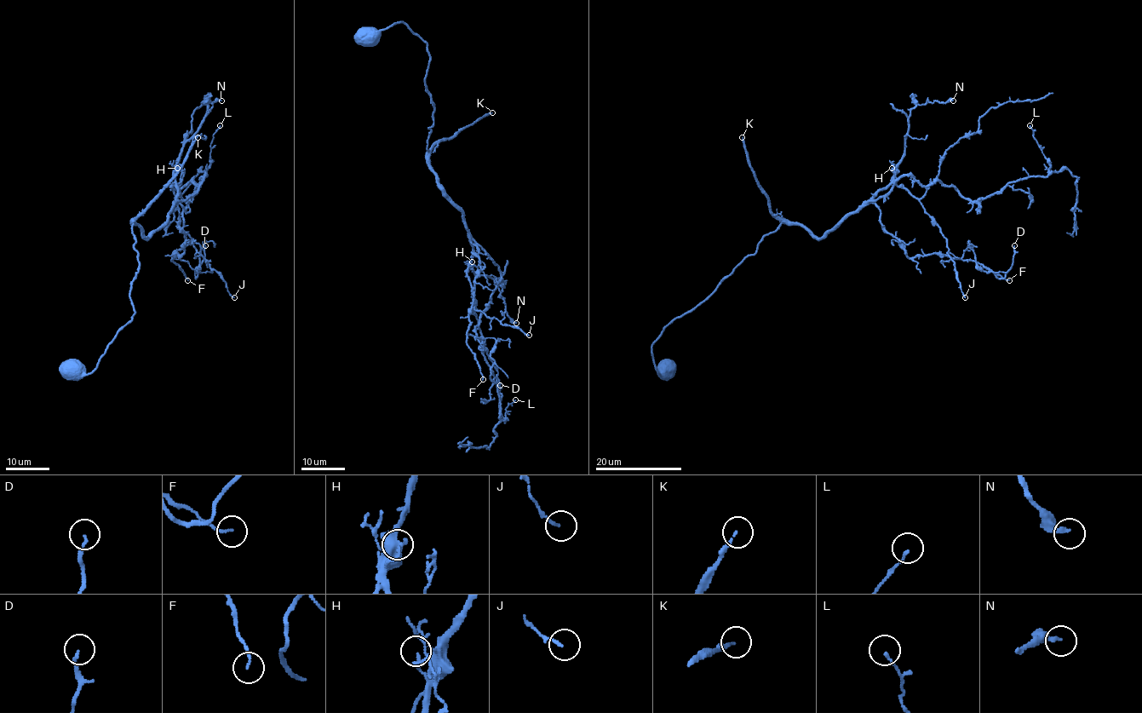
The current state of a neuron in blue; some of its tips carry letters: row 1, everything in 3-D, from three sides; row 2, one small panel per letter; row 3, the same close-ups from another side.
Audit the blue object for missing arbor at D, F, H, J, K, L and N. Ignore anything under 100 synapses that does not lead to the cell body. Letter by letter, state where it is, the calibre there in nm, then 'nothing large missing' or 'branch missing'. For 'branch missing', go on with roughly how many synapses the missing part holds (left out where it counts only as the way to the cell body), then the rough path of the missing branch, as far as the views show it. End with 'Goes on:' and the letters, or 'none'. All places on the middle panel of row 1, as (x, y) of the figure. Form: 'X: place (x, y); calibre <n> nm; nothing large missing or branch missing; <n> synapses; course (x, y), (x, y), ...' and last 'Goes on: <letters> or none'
D: place (500, 385); calibre 140 nm; nothing large missing
F: place (483, 379); calibre 110 nm; nothing large missing
H: place (472, 261); calibre 110 nm; nothing large missing
J: place (529, 335); calibre 110 nm; nothing large missing
K: place (492, 112); calibre 150 nm; branch missing; 500 synapses; course (492, 112), (539, 88), (569, 27), (560, 113), (542, 145), (525, 117), (529, 23)
L: place (515, 399); calibre 130 nm; nothing large missing
N: place (516, 323); calibre 280 nm; nothing large missing
Goes on: K

